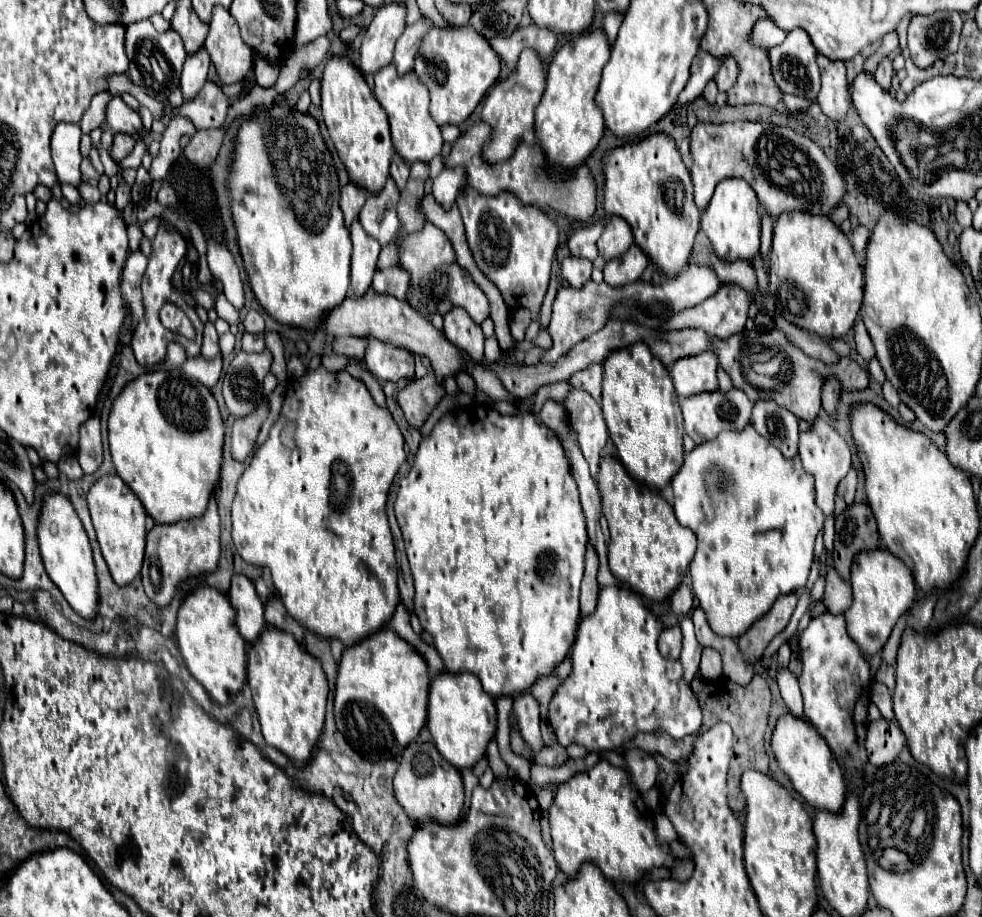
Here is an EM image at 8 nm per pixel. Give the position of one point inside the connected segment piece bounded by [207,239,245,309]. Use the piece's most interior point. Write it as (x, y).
(221, 262)

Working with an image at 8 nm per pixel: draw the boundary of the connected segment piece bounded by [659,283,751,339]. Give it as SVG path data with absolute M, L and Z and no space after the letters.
M723 283L715 295L711 295L709 299L705 299L697 307L685 309L685 311L669 317L659 331L677 330L685 327L701 327L709 337L729 339L731 335L737 335L737 333L741 333L745 329L749 299L751 299L749 293L745 289L741 289L739 285Z

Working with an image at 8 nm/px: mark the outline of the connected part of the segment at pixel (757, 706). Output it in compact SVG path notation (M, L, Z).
M695 675L695 679L691 681L691 691L697 697L701 711L703 711L703 725L701 731L713 727L715 723L723 721L729 723L733 727L733 757L729 763L729 777L727 777L727 787L729 787L729 807L735 813L745 811L745 797L741 793L741 775L747 769L757 769L761 773L769 773L769 757L765 751L765 729L767 729L767 717L769 717L769 705L771 705L771 693L769 693L769 685L761 675L755 675L747 685L735 685L729 679L721 677L721 679L713 679L713 681L705 681L699 679L699 675Z

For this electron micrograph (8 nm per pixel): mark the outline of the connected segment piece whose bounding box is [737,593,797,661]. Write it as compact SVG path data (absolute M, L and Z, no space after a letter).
M795 593L781 595L777 603L771 607L771 611L765 617L761 617L743 637L737 639L739 651L745 661L757 661L763 655L769 641L787 627L791 613L795 609L795 603L797 603Z

